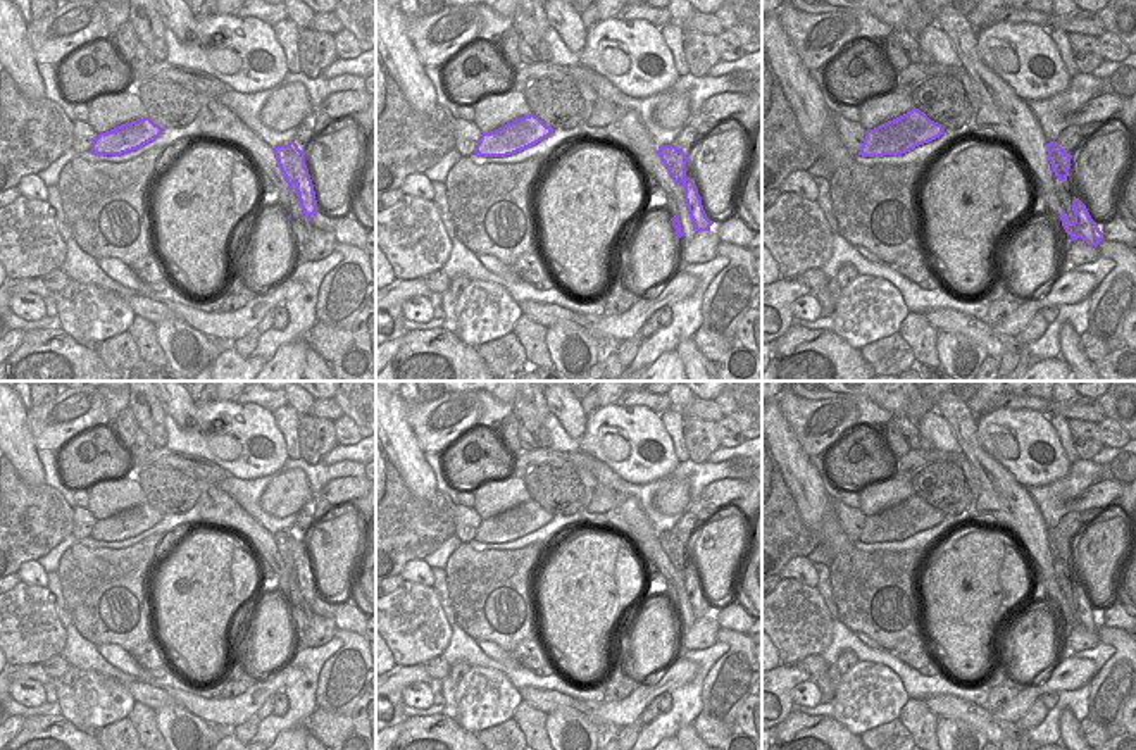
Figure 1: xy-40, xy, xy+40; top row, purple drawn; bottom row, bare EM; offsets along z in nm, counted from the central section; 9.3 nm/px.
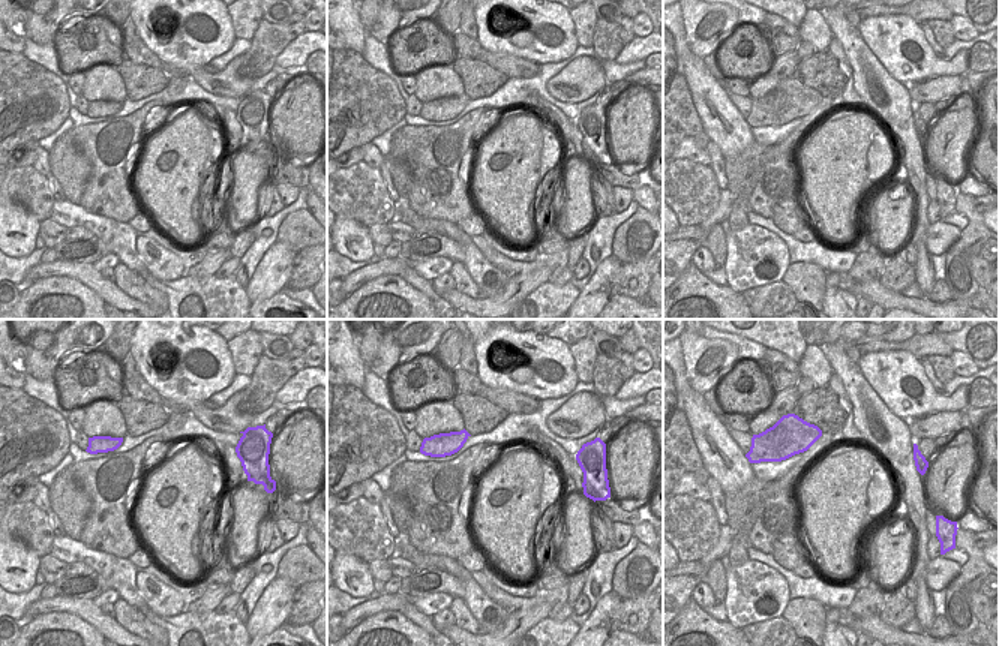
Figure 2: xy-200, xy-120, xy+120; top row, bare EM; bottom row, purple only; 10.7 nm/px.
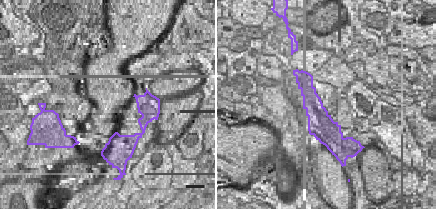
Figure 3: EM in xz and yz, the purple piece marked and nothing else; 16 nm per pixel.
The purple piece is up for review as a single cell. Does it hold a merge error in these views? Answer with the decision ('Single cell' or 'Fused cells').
Fused cells

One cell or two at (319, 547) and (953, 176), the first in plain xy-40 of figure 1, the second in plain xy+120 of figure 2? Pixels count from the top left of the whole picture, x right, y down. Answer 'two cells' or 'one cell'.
one cell

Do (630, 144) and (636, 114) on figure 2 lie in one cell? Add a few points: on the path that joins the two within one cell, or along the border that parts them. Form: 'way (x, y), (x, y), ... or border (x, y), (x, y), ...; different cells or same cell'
way (630, 137), (632, 122); same cell

